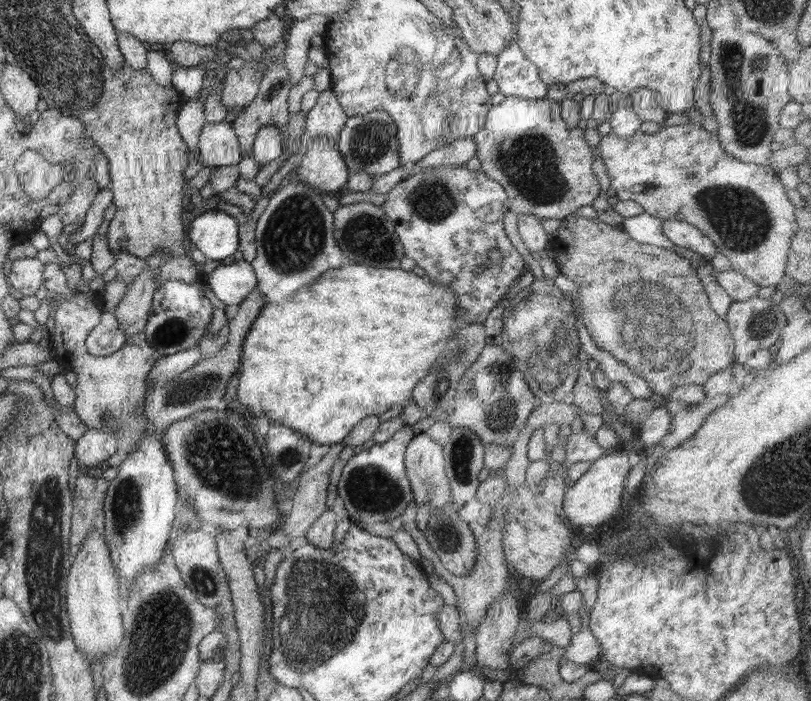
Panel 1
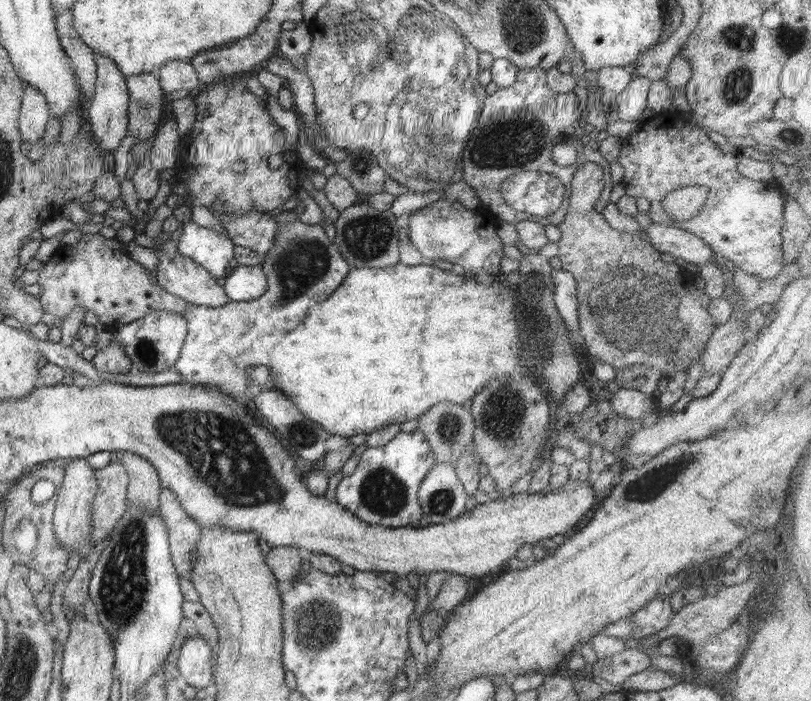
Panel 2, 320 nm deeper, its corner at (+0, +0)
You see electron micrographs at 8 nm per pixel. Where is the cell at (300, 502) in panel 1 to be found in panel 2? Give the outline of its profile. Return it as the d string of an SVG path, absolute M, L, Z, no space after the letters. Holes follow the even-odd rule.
M272 547L265 555L265 562L272 569L278 582L290 583L292 586L301 578L302 558L297 547Z

